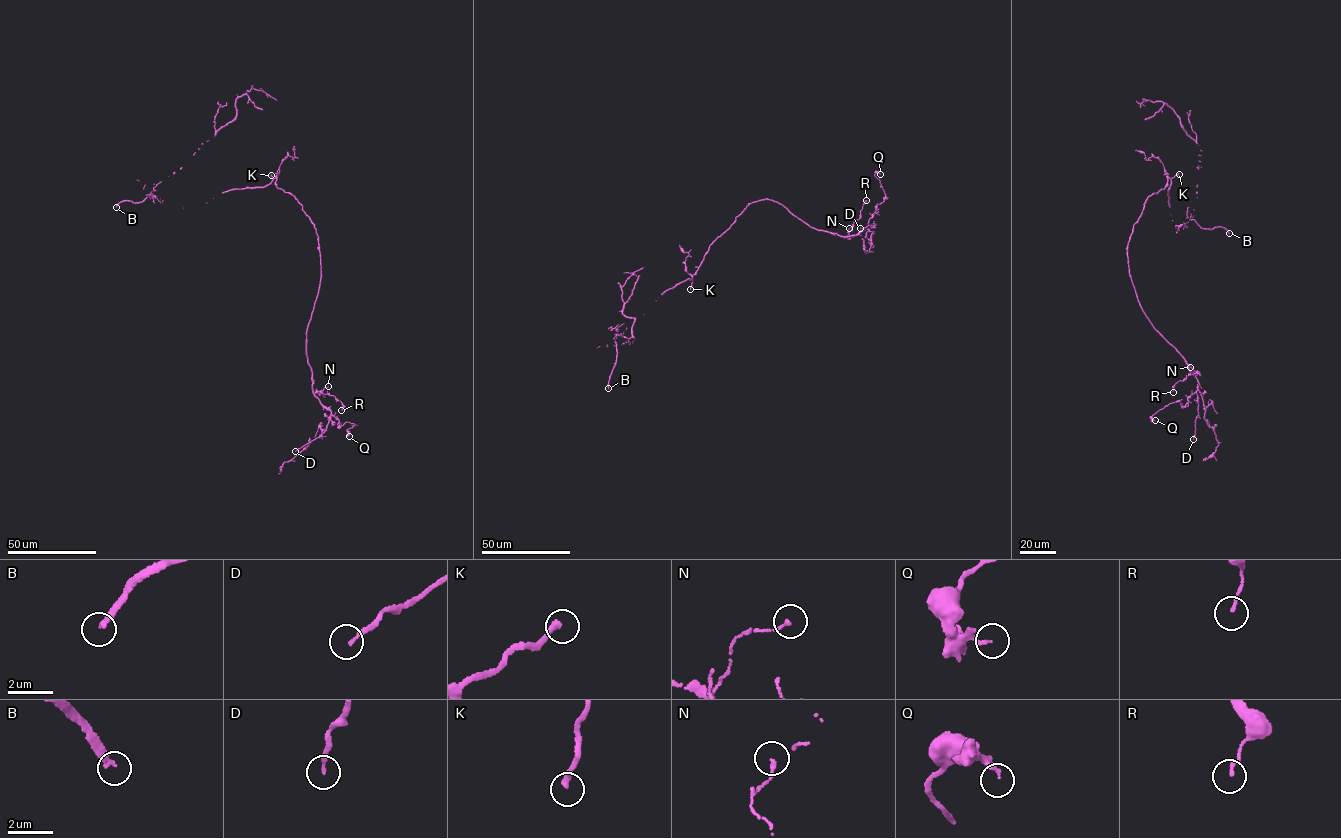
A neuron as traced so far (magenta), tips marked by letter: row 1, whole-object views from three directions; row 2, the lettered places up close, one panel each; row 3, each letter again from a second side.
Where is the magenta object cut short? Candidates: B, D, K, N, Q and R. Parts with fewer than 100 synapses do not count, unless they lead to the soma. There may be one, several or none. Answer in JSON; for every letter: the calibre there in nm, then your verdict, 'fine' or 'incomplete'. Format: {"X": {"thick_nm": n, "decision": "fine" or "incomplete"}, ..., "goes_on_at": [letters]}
{"B": {"thick_nm": 240, "decision": "incomplete"}, "D": {"thick_nm": 170, "decision": "fine"}, "K": {"thick_nm": 260, "decision": "incomplete"}, "N": {"thick_nm": 140, "decision": "fine"}, "Q": {"thick_nm": 170, "decision": "fine"}, "R": {"thick_nm": 130, "decision": "fine"}, "goes_on_at": ["B", "K"]}

